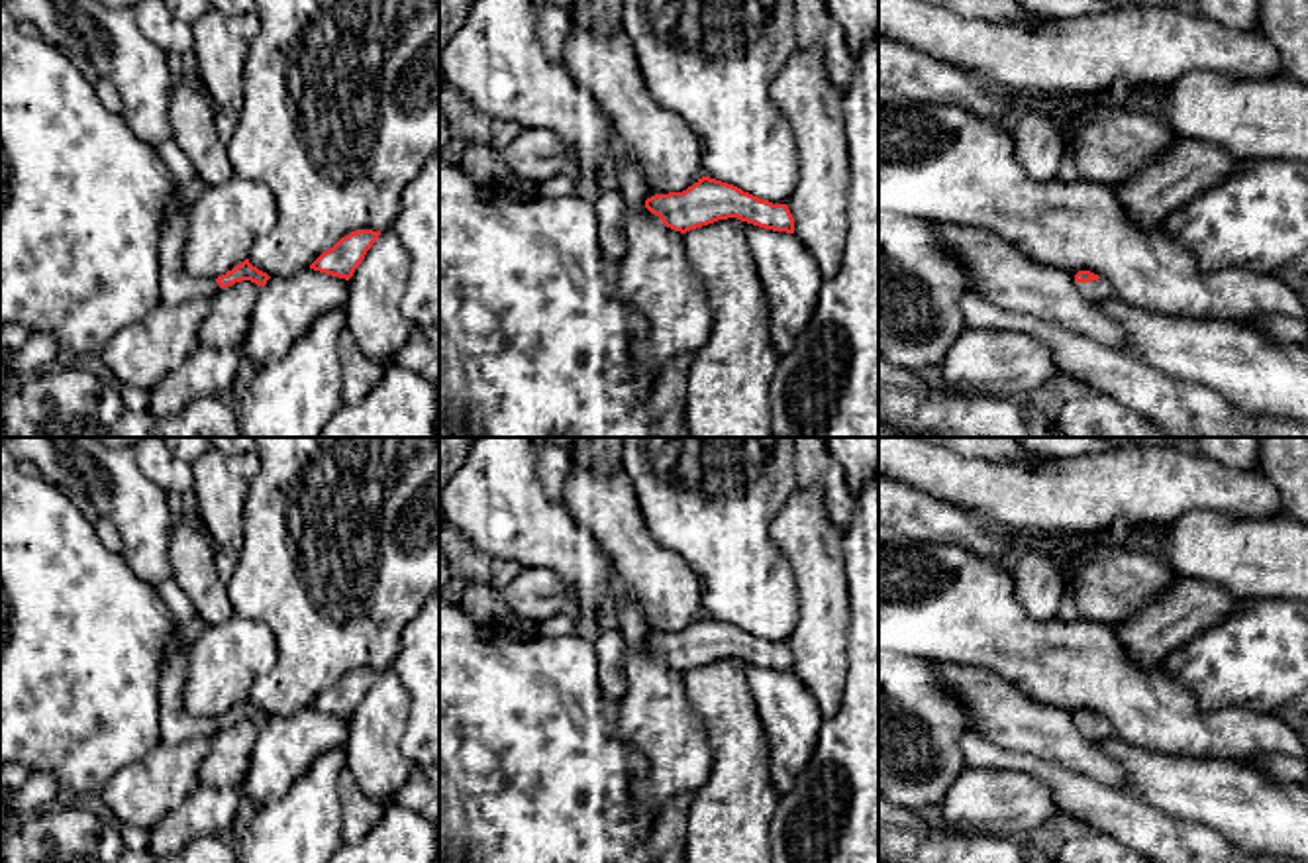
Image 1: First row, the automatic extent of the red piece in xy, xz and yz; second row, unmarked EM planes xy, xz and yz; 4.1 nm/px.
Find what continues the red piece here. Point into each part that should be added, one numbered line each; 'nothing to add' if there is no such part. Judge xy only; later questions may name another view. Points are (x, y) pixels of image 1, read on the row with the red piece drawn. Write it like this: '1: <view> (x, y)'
1: xy (175, 285)

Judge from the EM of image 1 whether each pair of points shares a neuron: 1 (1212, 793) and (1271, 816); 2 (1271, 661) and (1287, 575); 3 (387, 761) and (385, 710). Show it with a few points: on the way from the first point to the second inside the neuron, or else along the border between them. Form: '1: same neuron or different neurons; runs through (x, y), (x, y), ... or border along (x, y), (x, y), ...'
1: same neuron; runs through (1226, 795), (1257, 812)
2: different neurons; border along (1287, 597), (1244, 597), (1240, 601)
3: same neuron; runs through (385, 750), (385, 722)

